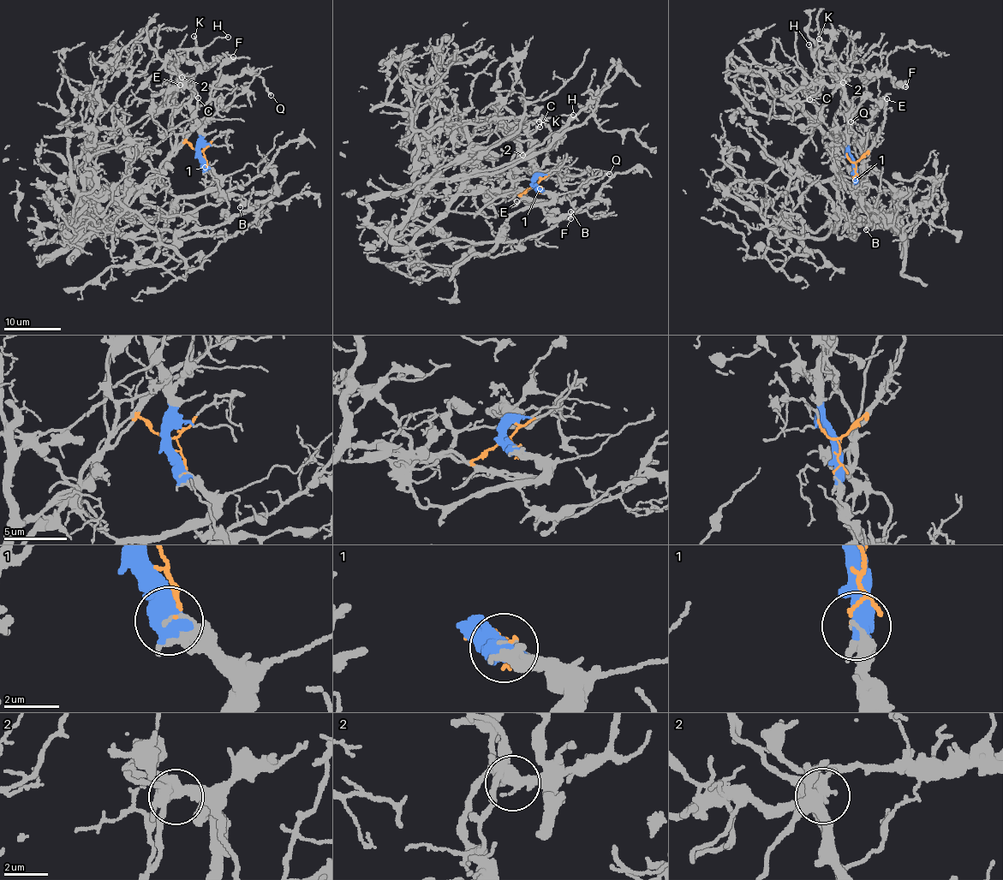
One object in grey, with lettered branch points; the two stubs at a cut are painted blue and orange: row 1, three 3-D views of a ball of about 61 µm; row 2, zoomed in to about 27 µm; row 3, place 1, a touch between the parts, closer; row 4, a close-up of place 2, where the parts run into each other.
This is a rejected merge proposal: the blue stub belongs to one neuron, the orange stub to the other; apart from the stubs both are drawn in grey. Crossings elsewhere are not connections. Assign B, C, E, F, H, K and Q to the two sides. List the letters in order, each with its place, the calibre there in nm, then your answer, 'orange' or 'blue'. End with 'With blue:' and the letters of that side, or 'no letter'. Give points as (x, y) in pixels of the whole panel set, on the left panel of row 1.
B: at (240, 207); 160 nm thick; blue
C: at (198, 98); 140 nm thick; blue
E: at (180, 85); 120 nm thick; orange
F: at (233, 56); 190 nm thick; blue
H: at (228, 37); 110 nm thick; blue
K: at (194, 36); 140 nm thick; blue
Q: at (271, 95); 170 nm thick; orange
With blue: B, C, F, H, K

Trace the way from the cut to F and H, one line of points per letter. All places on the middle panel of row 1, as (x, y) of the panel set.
F: (534, 185), (535, 170), (528, 170), (530, 157), (517, 153), (510, 170), (517, 193), (527, 203), (571, 218)
H: (534, 185), (535, 170), (528, 170), (532, 158), (547, 145), (550, 132), (546, 121), (562, 115), (574, 115)

